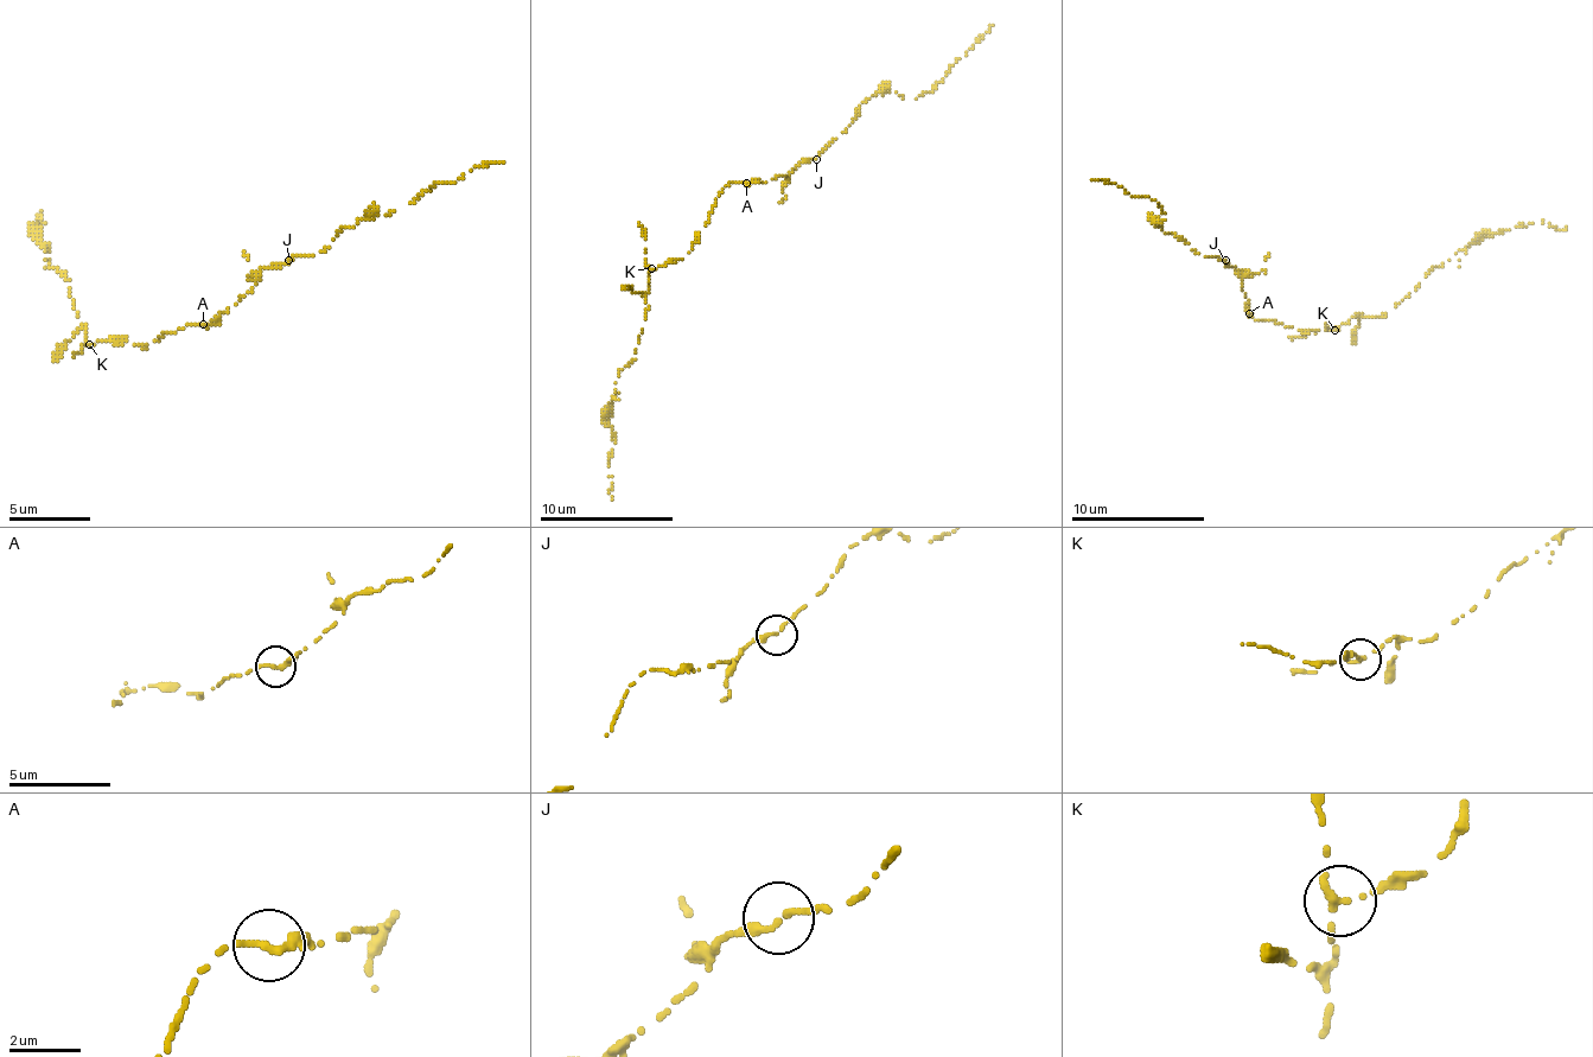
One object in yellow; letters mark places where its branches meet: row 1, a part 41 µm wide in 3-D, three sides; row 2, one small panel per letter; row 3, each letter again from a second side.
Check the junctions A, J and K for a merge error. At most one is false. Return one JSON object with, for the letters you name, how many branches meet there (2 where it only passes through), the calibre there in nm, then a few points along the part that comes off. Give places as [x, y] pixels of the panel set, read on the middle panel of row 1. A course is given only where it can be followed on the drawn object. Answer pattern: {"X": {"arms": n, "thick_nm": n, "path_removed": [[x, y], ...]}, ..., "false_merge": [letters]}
{"K": {"arms": 3, "thick_nm": 160, "path_removed": [[652, 269], [636, 360], [619, 373], [609, 420], [616, 443], [609, 463], [612, 500]]}, "false_merge": ["K"]}

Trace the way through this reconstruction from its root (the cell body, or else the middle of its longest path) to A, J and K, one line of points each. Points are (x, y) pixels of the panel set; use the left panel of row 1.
A: (167, 332), (174, 332), (188, 324), (203, 324)
J: (167, 332), (174, 332), (188, 324), (211, 324), (256, 284), (256, 275), (265, 268), (288, 260)
K: (167, 332), (147, 345), (126, 341), (97, 341), (90, 345)

